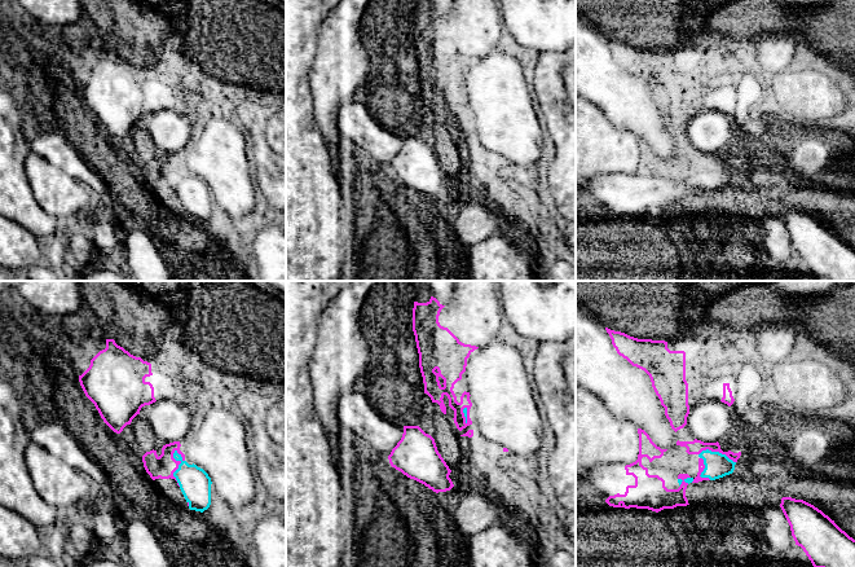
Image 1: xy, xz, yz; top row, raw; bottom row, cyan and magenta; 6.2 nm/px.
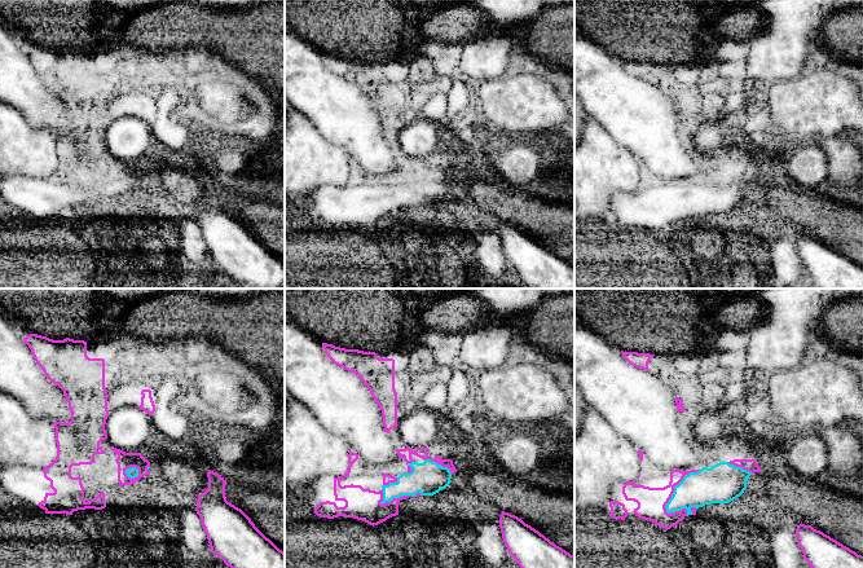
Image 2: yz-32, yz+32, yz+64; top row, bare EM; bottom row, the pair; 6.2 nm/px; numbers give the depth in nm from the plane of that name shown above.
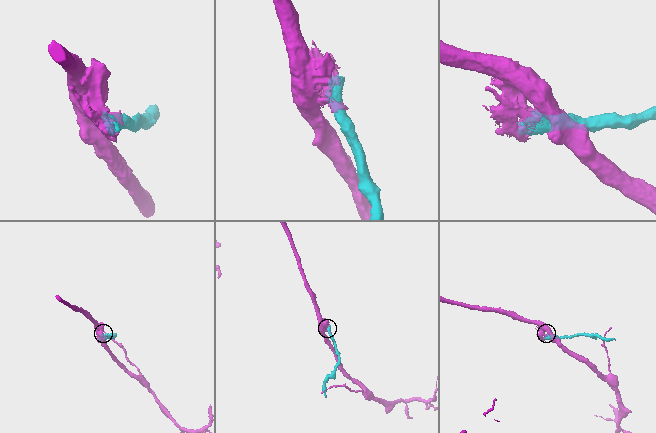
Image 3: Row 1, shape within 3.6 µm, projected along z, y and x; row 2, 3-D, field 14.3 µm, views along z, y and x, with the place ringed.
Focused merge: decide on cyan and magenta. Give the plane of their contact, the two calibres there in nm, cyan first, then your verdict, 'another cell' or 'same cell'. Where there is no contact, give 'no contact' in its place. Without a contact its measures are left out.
xy | 190/140 nm | another cell

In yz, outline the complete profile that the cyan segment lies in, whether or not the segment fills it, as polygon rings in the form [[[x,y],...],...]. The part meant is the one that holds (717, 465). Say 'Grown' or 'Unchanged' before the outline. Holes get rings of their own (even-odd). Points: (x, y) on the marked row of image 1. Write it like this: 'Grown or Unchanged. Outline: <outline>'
Grown. Outline: [[[675,445],[664,452],[661,458],[655,458],[652,462],[643,457],[642,465],[648,469],[649,475],[662,478],[667,489],[678,489],[680,487],[683,480],[678,478],[679,474],[688,474],[689,476],[684,482],[692,483],[698,472],[700,458],[704,460],[705,465],[701,478],[715,480],[732,474],[735,470],[736,462],[719,452],[706,449],[700,454],[688,454],[686,450],[686,447]]]

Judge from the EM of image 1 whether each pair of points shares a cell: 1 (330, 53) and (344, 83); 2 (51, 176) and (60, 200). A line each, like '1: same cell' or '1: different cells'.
1: same cell
2: same cell

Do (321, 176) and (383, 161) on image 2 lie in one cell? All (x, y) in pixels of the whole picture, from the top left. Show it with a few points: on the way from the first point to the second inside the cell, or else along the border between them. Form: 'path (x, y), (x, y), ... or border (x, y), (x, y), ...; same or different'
border (324, 137), (339, 144), (348, 155); different

